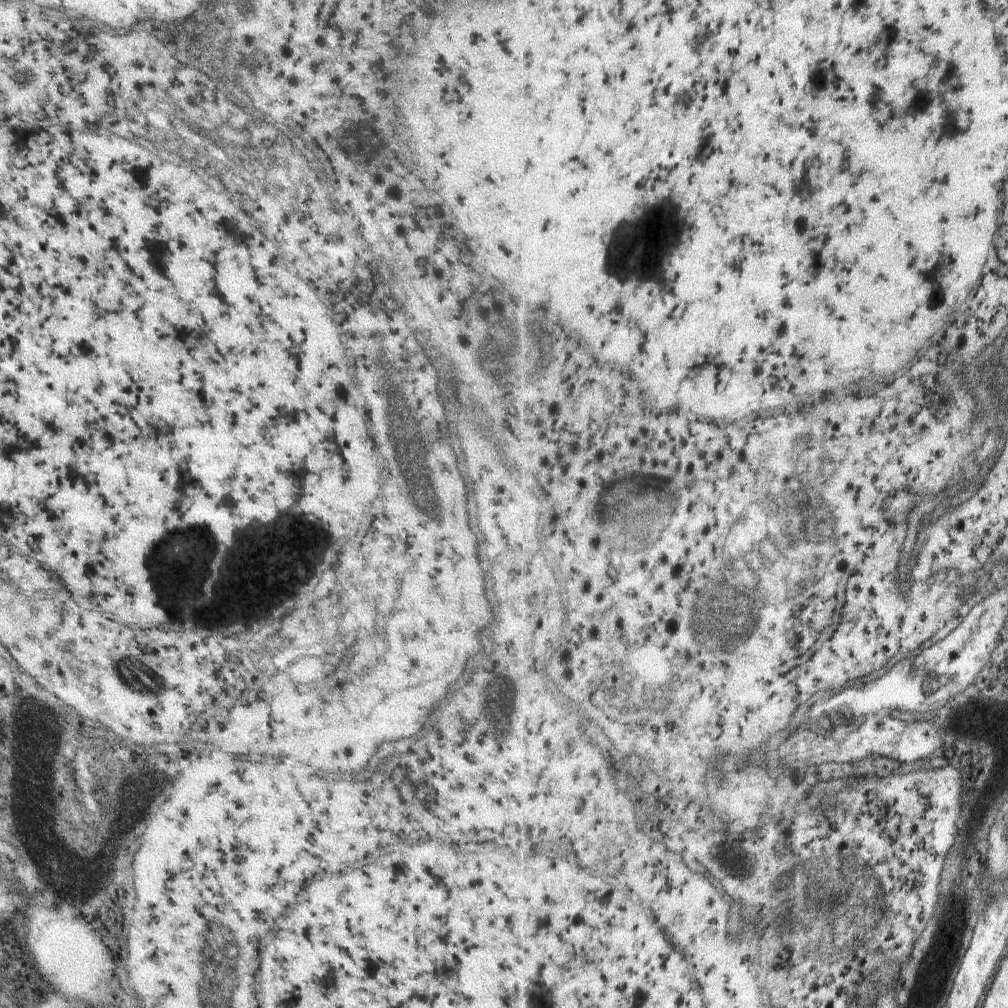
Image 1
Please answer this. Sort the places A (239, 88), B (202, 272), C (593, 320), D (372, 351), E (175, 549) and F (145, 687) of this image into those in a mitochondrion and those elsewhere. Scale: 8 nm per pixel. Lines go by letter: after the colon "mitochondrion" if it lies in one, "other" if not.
A: mitochondrion
B: other
C: other
D: mitochondrion
E: mitochondrion
F: mitochondrion

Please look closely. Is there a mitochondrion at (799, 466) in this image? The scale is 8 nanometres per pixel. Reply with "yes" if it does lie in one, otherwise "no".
no

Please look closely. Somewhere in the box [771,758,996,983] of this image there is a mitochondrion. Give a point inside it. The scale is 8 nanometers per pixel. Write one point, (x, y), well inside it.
(852, 901)

